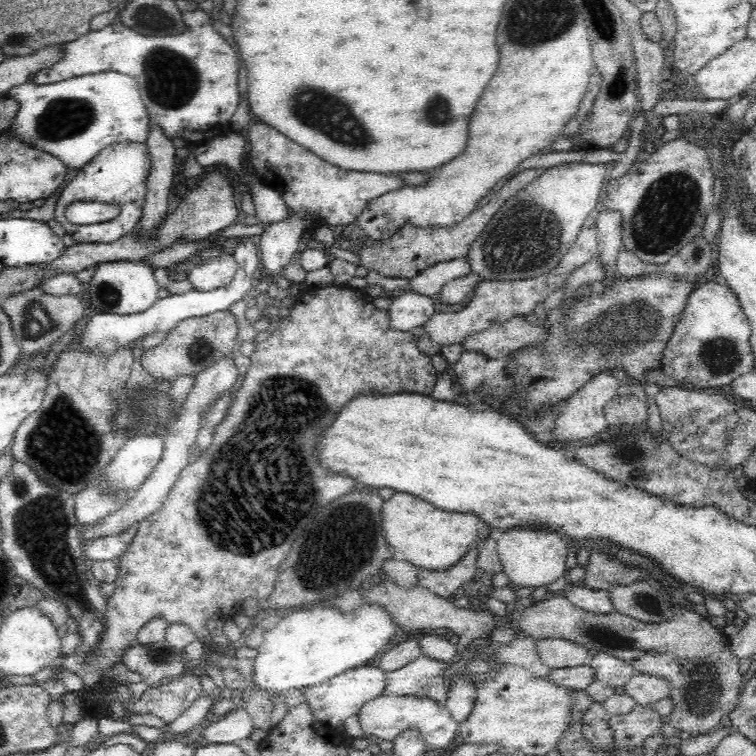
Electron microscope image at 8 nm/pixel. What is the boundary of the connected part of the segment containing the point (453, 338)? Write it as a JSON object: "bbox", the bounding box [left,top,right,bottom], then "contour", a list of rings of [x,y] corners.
{"bbox":[424,208,600,346],"contour":[[[600,208],[595,209],[589,218],[586,218],[583,230],[578,234],[574,247],[564,256],[560,265],[553,270],[550,270],[543,276],[538,276],[534,279],[527,279],[522,281],[488,281],[482,280],[479,282],[478,287],[474,289],[474,296],[467,306],[461,305],[454,309],[438,309],[430,320],[424,324],[425,332],[430,335],[433,342],[443,346],[459,344],[462,345],[470,336],[482,332],[492,326],[500,326],[504,322],[508,322],[512,316],[522,316],[527,319],[533,318],[533,310],[544,302],[552,292],[556,292],[558,288],[565,285],[567,279],[578,269],[580,266],[587,264],[590,259],[597,256],[598,240],[597,240],[597,220]]]}

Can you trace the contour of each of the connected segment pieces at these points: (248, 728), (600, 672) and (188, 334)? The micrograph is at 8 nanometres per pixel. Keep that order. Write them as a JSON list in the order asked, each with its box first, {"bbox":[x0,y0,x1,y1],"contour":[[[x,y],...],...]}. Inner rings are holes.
[{"bbox":[203,704,254,744],"contour":[[[239,704],[236,709],[210,725],[203,733],[203,738],[208,744],[230,744],[248,738],[254,728],[249,713]]]},{"bbox":[589,652,636,690],"contour":[[[602,652],[590,657],[589,663],[594,667],[597,680],[608,684],[614,690],[624,687],[634,677],[636,671],[626,661]]]},{"bbox":[141,310,238,382],"contour":[[[229,310],[196,318],[185,318],[167,334],[166,340],[156,348],[144,352],[141,365],[157,382],[172,382],[180,376],[197,376],[220,358],[234,355],[237,350],[238,325]]]}]

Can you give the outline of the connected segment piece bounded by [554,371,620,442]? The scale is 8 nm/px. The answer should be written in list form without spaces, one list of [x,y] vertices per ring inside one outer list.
[[[602,371],[591,376],[586,384],[583,384],[576,392],[573,392],[567,402],[562,404],[564,412],[556,420],[555,438],[570,442],[592,438],[595,434],[605,436],[610,429],[607,426],[604,409],[609,400],[618,396],[618,388],[620,388],[620,382],[610,373]]]

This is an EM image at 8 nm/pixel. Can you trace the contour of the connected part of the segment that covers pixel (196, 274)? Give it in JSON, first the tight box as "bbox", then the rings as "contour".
{"bbox":[187,254,238,292],"contour":[[[222,254],[212,261],[201,263],[187,273],[194,290],[206,292],[230,285],[238,273],[238,262],[233,255]]]}

